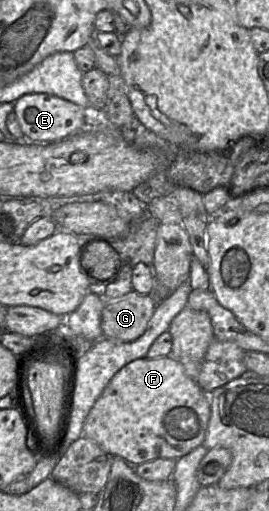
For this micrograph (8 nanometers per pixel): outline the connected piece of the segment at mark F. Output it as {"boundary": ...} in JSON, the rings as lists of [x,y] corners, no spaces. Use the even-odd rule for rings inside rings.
{"boundary":[[[171,356],[154,359],[139,358],[123,366],[109,381],[101,395],[98,397],[84,423],[84,436],[95,441],[105,452],[111,456],[124,458],[130,465],[139,465],[155,459],[179,459],[196,447],[201,446],[205,440],[208,422],[211,415],[210,399],[203,392],[197,381],[193,380],[185,371],[184,366]]]}

